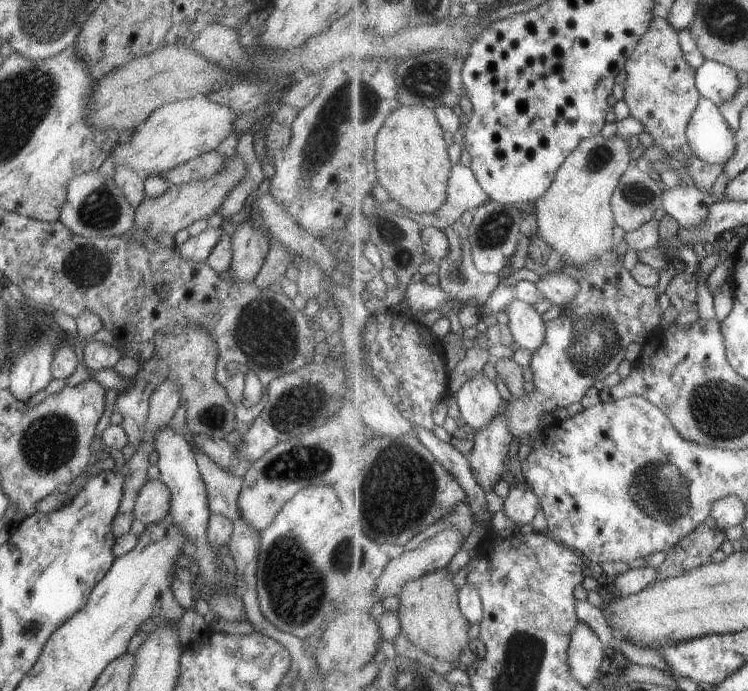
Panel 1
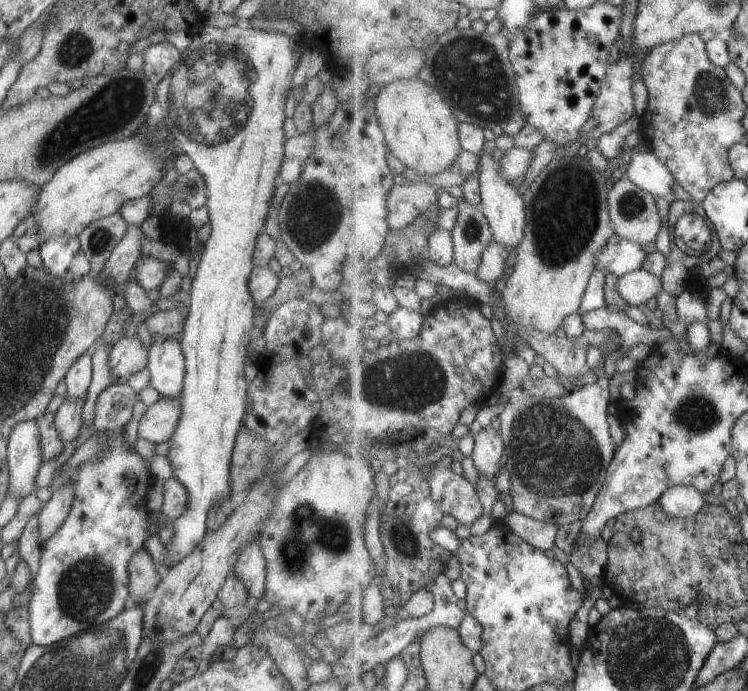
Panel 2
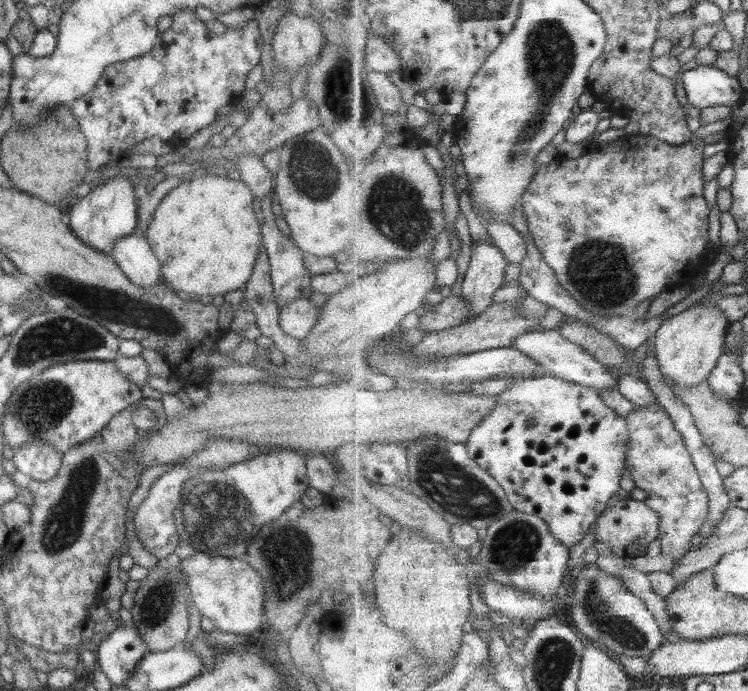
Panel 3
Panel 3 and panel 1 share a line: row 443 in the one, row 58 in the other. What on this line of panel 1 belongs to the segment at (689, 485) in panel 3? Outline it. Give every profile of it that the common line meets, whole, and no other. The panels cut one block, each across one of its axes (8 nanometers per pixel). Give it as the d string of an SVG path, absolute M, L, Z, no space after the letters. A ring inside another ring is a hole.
M653 17L647 34L627 61L626 72L623 98L630 106L632 117L644 124L643 130L653 139L653 146L686 165L690 171L690 179L702 191L709 191L717 176L725 170L725 166L707 163L695 156L688 140L686 130L703 96L698 89L695 68L687 62L683 52L680 31L671 26L667 19Z

